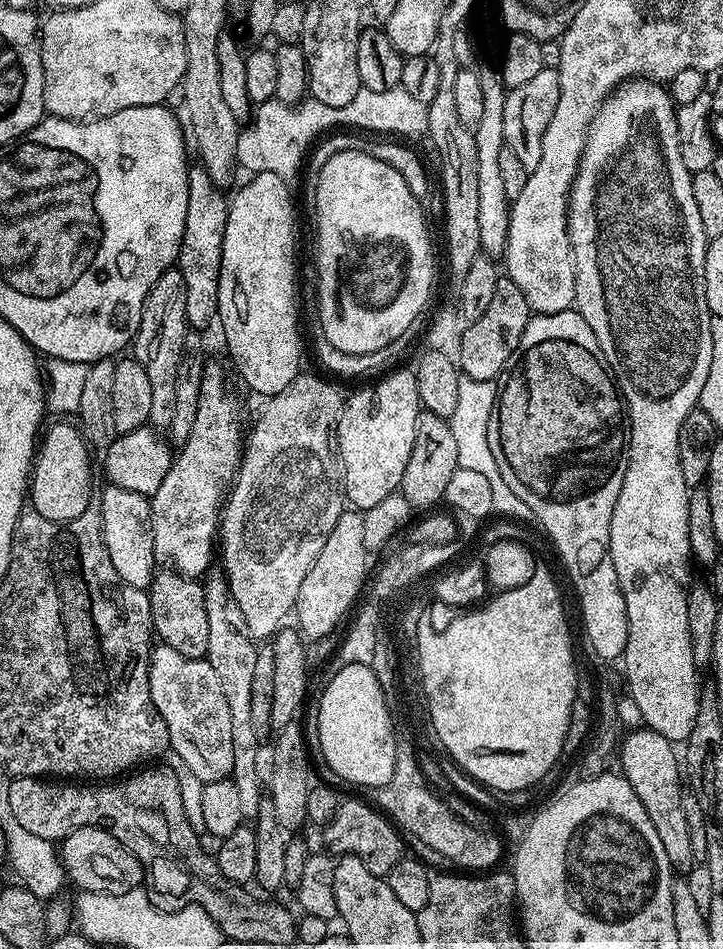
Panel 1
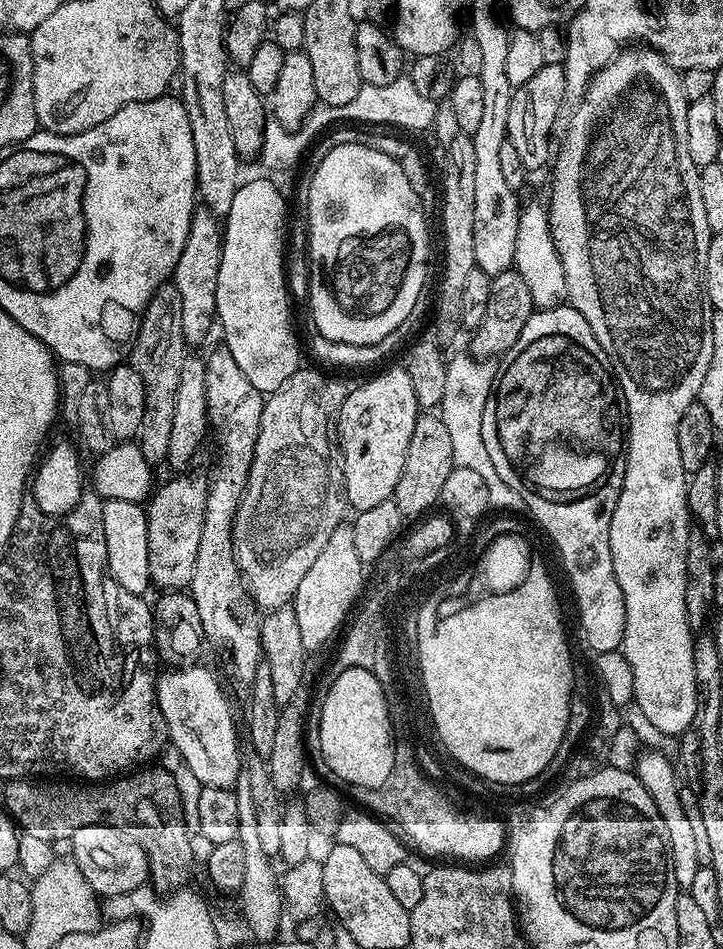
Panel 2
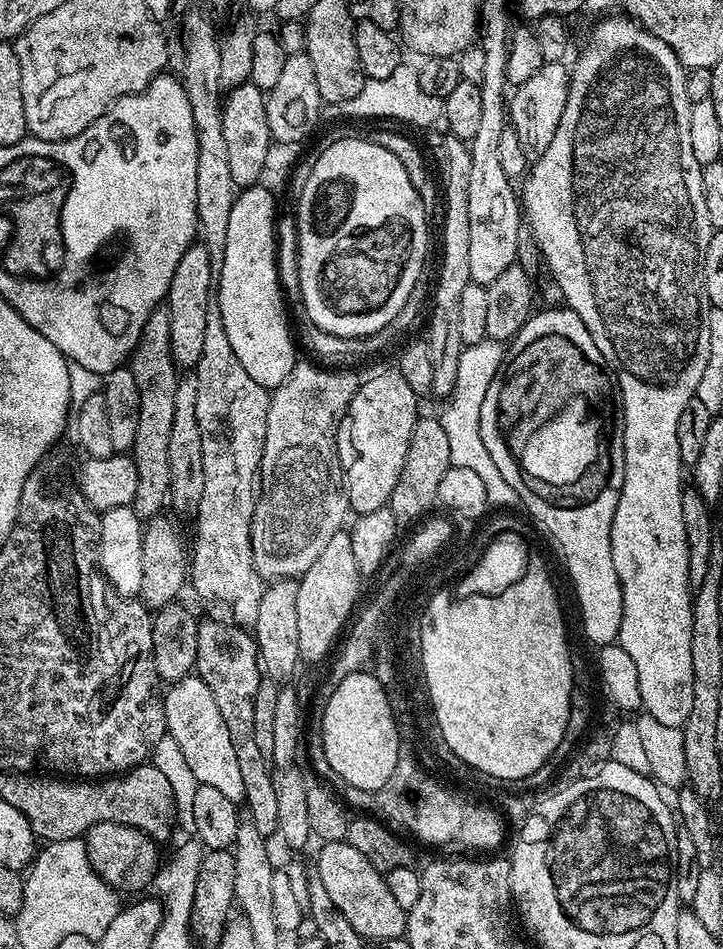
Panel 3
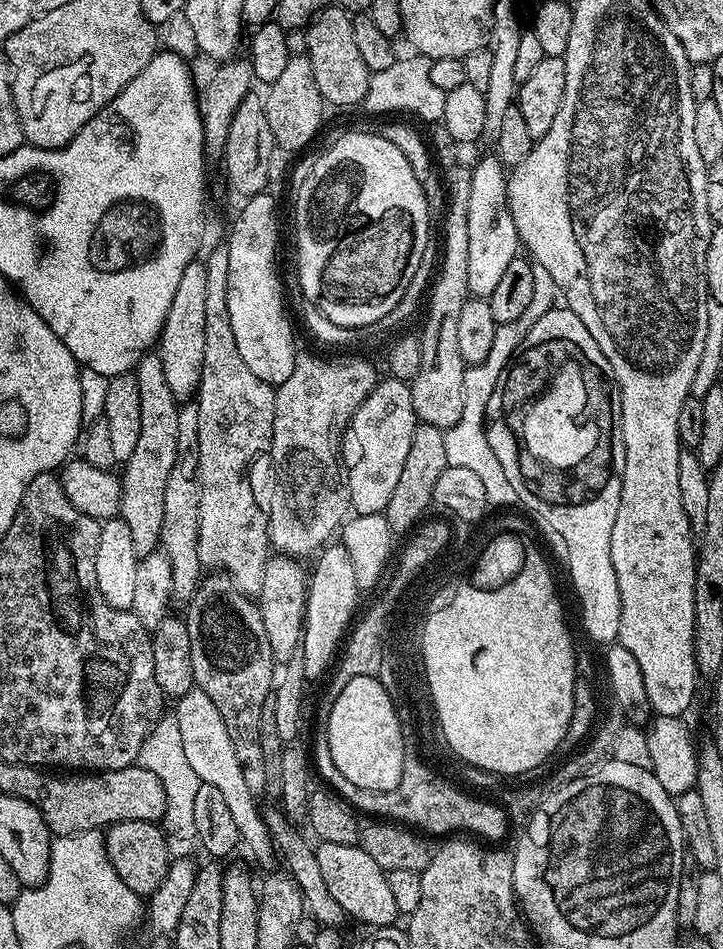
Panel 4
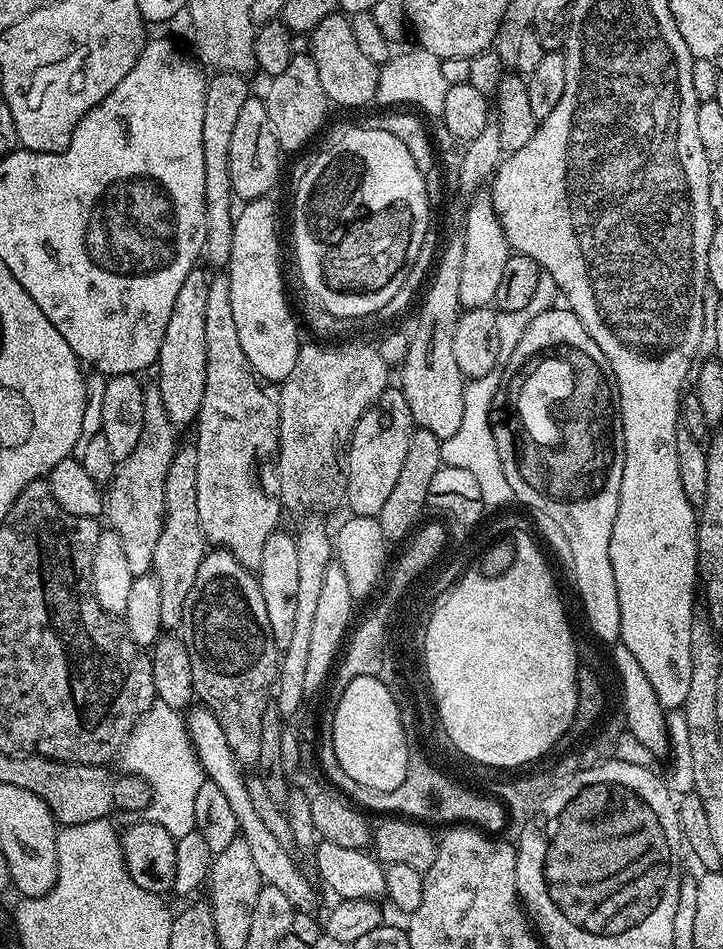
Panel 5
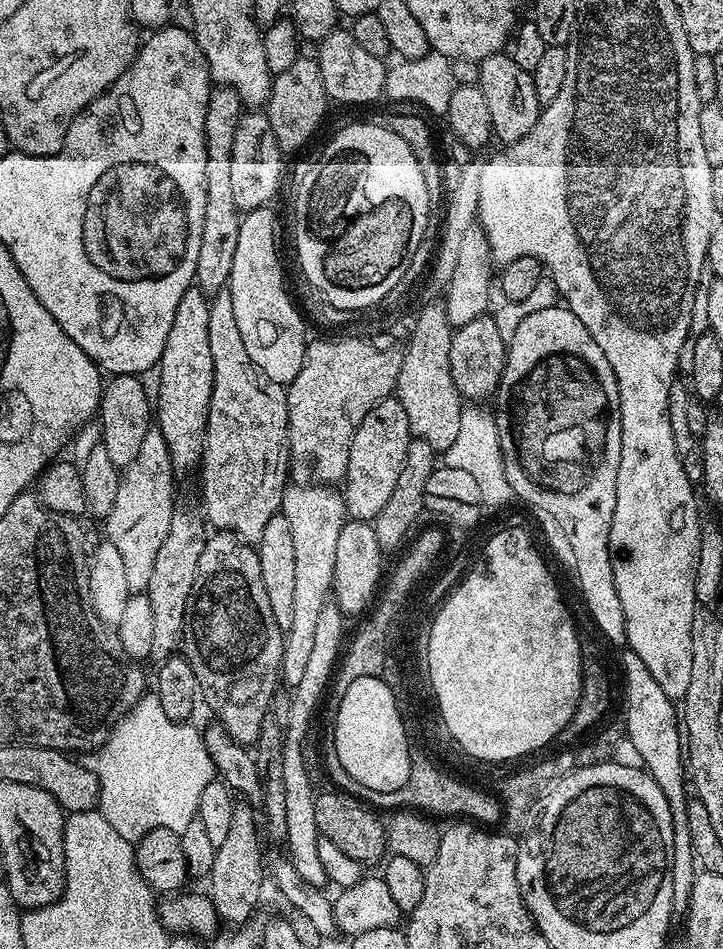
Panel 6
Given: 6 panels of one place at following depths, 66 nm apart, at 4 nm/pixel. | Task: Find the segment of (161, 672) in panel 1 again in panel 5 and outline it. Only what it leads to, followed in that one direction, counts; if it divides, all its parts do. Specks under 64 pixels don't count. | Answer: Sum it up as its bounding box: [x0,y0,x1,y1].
[186,706,320,913]

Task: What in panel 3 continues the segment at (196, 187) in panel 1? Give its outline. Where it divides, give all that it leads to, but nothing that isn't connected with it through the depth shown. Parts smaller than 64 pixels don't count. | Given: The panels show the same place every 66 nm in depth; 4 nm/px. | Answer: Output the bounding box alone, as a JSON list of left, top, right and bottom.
[166,242,214,369]

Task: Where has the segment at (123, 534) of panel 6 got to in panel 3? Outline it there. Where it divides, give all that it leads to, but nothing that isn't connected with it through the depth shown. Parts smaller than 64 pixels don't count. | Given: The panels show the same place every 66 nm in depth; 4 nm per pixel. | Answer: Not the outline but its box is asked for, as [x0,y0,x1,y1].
[130,307,178,518]

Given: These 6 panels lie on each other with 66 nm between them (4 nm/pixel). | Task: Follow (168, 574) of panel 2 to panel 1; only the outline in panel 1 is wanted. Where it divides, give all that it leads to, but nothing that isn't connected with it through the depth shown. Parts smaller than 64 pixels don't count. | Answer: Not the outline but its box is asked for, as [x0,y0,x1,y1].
[150,358,241,578]

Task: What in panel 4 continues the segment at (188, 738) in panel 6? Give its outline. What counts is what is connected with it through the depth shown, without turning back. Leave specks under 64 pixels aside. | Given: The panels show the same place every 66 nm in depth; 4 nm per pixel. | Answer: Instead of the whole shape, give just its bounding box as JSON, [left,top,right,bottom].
[139,714,200,840]

